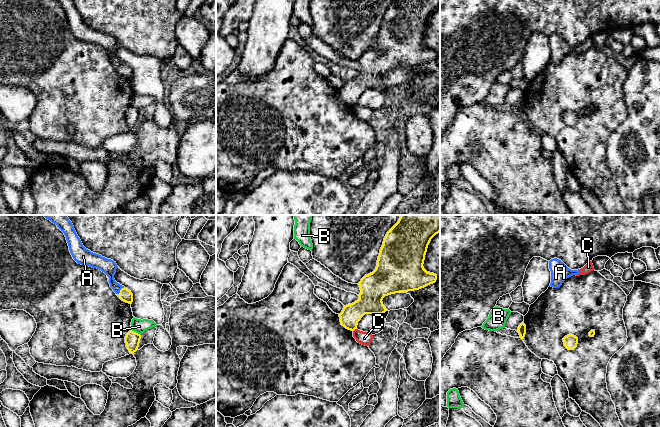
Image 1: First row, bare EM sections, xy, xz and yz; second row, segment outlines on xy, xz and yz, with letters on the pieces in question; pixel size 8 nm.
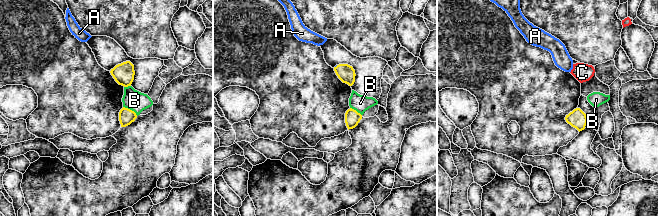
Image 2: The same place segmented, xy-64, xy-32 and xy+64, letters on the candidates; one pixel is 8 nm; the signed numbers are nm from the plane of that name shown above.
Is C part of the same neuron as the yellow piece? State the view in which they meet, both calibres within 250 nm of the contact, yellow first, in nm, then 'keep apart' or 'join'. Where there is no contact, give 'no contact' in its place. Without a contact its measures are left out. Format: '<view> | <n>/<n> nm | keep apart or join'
xz | 190/110 nm | keep apart

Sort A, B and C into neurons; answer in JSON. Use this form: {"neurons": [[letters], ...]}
{"neurons": [["A"], ["B"], ["C"]]}

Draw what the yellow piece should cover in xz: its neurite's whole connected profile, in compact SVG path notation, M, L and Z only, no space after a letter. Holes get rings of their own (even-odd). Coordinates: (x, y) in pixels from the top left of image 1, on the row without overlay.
M395 0L386 10L383 21L377 36L376 45L365 51L358 59L361 69L358 71L359 75L352 80L344 82L342 88L339 90L341 101L346 105L354 107L357 105L358 98L365 90L383 90L387 87L383 81L383 74L385 72L419 66L437 56L437 51L427 48L424 43L425 31L431 15L440 8L440 0Z

